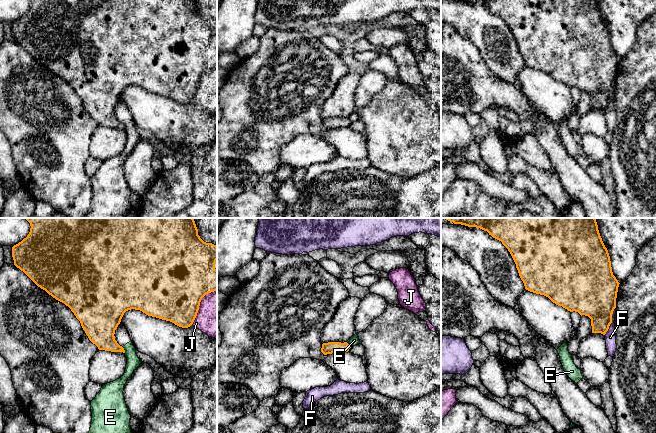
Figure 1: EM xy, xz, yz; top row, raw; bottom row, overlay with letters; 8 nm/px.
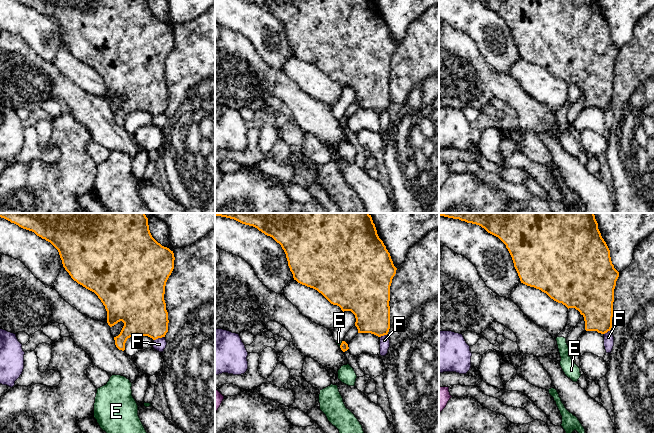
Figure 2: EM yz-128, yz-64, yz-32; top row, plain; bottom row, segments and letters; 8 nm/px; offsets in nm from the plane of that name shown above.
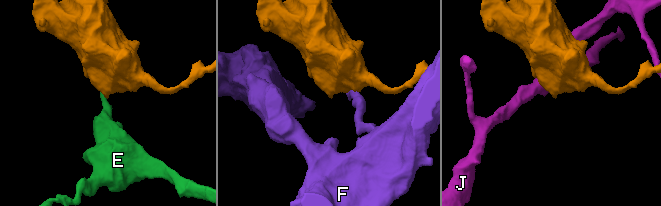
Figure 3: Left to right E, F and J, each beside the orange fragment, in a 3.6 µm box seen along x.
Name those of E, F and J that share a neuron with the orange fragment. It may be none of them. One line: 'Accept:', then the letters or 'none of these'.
Accept: none of these

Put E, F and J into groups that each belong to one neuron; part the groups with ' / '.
E / F / J

